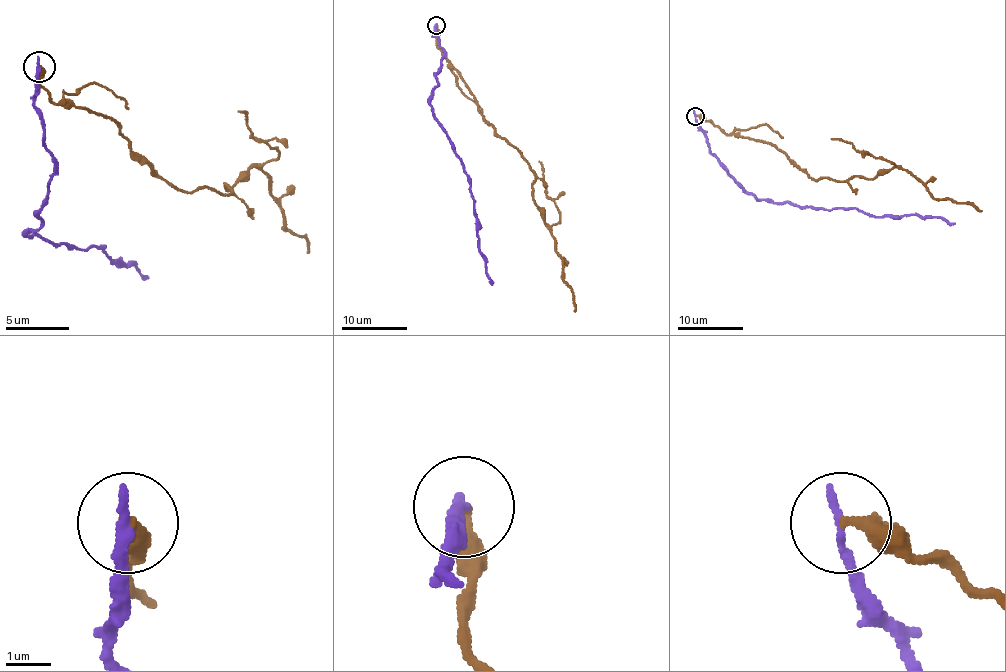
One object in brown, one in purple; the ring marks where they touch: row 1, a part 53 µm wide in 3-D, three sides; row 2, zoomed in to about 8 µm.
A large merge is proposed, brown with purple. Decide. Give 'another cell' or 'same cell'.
another cell

